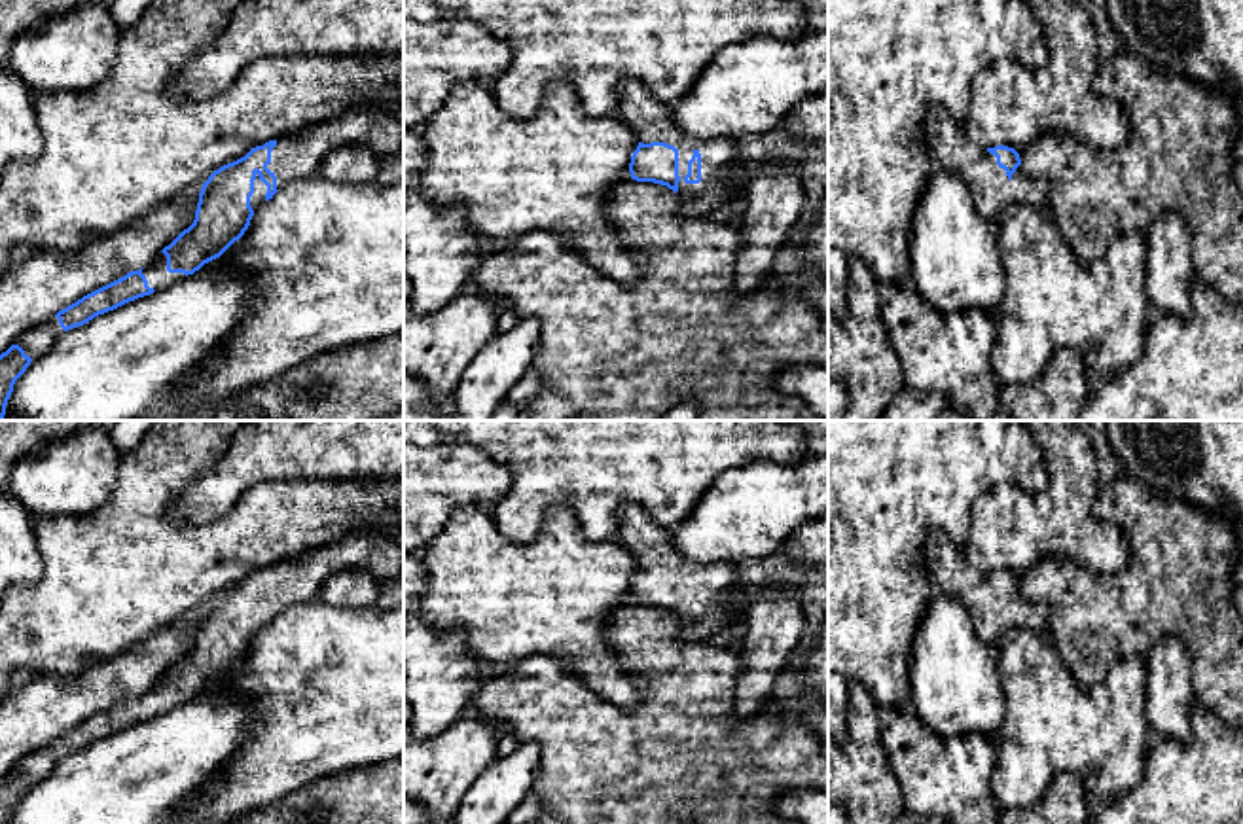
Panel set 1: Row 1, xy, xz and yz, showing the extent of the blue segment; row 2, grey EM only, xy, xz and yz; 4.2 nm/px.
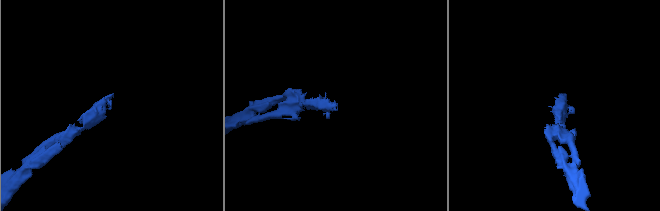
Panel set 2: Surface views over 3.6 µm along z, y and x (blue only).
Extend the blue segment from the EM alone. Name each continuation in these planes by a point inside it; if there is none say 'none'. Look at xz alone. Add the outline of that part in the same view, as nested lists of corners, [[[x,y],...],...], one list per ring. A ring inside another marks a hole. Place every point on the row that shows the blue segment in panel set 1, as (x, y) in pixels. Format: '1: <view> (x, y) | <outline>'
1: xz (650, 120) | [[[625,78],[616,85],[618,119],[637,134],[639,142],[665,142],[678,150],[678,197],[686,216],[705,216],[730,203],[731,189],[720,178],[741,155],[735,138],[694,138],[675,123],[673,104],[654,99],[642,83]],[[701,153],[701,182],[686,184],[688,161]]]

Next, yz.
1: yz (950, 146) | [[[932,106],[925,117],[925,134],[934,165],[957,174],[970,189],[982,218],[997,225],[1010,205],[1046,206],[1046,180],[1031,180],[1021,167],[1008,178],[997,157],[974,144],[964,129],[942,106]]]

